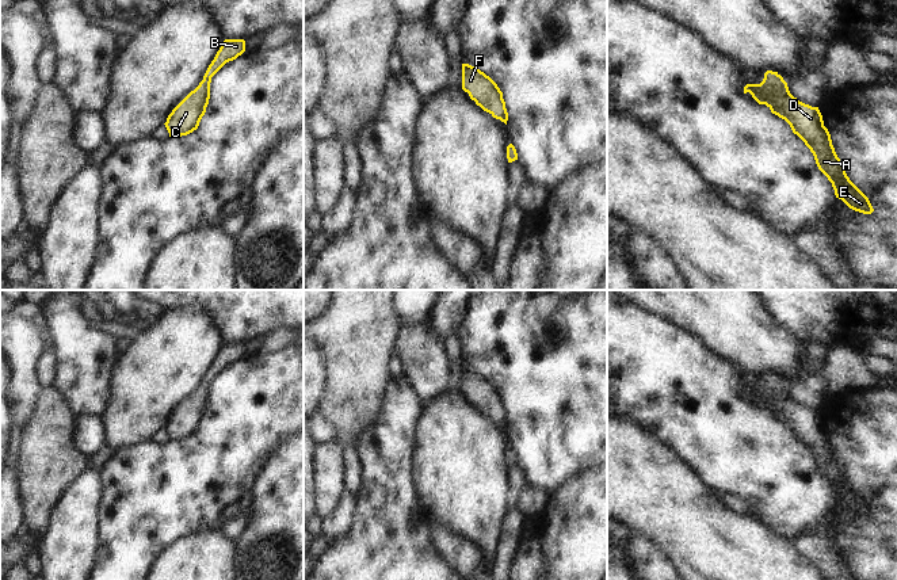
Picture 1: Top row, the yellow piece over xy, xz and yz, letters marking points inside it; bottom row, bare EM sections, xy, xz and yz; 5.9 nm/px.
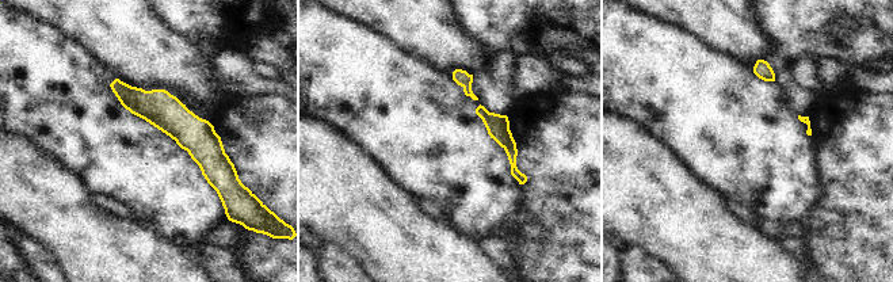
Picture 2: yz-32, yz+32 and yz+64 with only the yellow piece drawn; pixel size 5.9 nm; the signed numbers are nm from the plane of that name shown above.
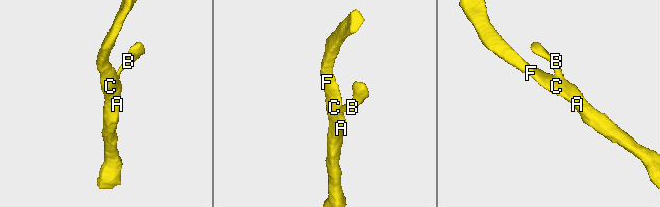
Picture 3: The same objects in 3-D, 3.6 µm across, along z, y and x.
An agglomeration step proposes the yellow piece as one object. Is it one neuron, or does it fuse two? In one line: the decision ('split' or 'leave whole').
leave whole

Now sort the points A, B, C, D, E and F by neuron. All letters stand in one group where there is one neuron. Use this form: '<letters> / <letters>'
A B C D E F

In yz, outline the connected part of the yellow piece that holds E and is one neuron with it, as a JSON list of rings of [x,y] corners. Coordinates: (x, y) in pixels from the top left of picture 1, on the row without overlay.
[[[767,374],[764,377],[764,382],[760,388],[747,388],[744,390],[744,397],[747,396],[749,396],[759,408],[766,408],[772,417],[785,423],[790,428],[793,436],[797,438],[813,457],[818,473],[832,486],[836,501],[841,503],[855,515],[863,518],[871,518],[874,515],[869,501],[847,480],[844,469],[832,449],[831,438],[824,430],[822,419],[818,411],[812,411],[794,401],[790,397],[787,386],[783,381],[778,375],[772,374]]]

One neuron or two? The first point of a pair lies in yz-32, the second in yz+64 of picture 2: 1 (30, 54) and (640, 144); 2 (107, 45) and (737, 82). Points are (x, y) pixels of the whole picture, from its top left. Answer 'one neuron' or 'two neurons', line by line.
1: two neurons
2: two neurons

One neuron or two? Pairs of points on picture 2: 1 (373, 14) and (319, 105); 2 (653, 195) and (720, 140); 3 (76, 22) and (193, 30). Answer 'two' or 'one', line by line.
1: two
2: two
3: two

